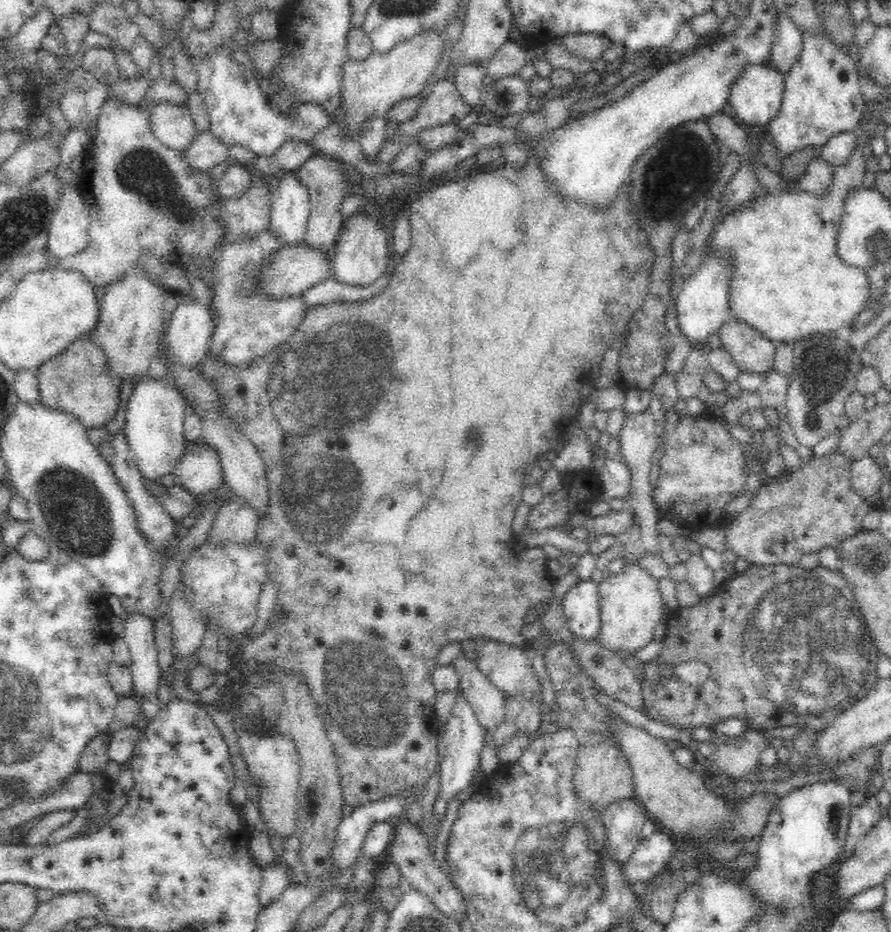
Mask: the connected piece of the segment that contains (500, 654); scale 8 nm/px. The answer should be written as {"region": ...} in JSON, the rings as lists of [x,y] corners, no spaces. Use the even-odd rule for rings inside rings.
{"region":[[[486,636],[482,640],[484,642],[478,650],[478,668],[496,688],[506,696],[520,690],[526,696],[526,702],[530,698],[542,698],[542,684],[532,676],[534,664],[526,654],[526,648],[508,646]]]}

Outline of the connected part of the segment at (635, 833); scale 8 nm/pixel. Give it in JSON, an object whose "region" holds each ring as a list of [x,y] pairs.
{"region":[[[626,798],[612,802],[602,812],[602,824],[608,832],[608,848],[612,852],[612,860],[618,864],[626,864],[632,856],[634,848],[642,842],[642,826],[652,818],[648,810],[640,804],[638,798]]]}

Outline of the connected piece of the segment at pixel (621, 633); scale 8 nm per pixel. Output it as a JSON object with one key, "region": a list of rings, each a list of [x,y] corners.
{"region":[[[634,560],[626,564],[626,570],[620,574],[606,572],[606,578],[598,584],[600,598],[600,622],[602,634],[594,640],[602,650],[608,650],[612,656],[636,654],[646,648],[656,634],[656,626],[664,614],[664,598],[658,590],[658,580],[652,578],[646,570],[636,566]]]}

